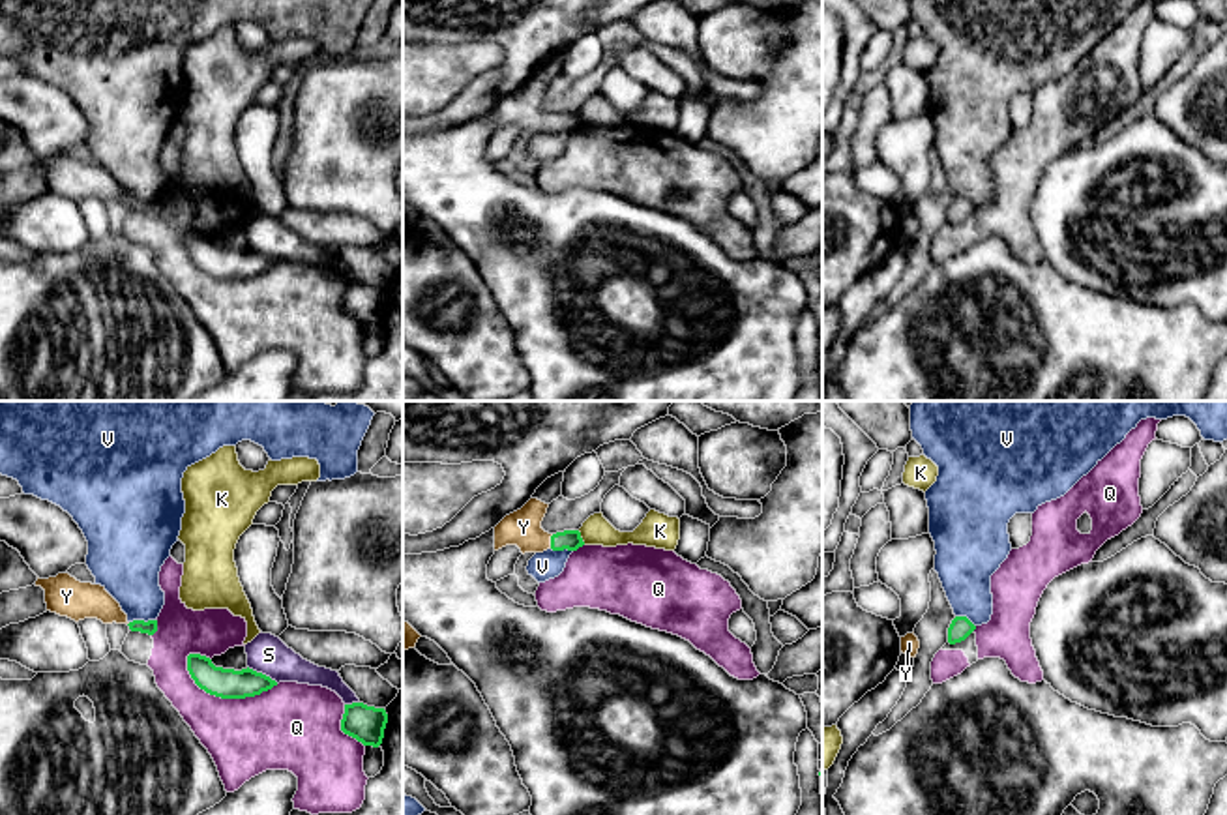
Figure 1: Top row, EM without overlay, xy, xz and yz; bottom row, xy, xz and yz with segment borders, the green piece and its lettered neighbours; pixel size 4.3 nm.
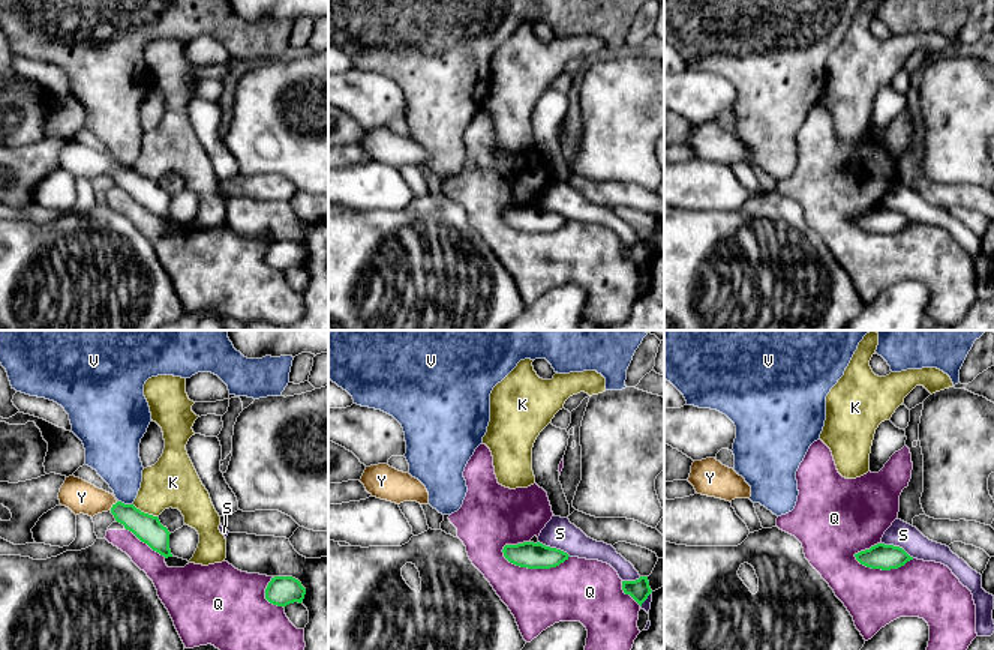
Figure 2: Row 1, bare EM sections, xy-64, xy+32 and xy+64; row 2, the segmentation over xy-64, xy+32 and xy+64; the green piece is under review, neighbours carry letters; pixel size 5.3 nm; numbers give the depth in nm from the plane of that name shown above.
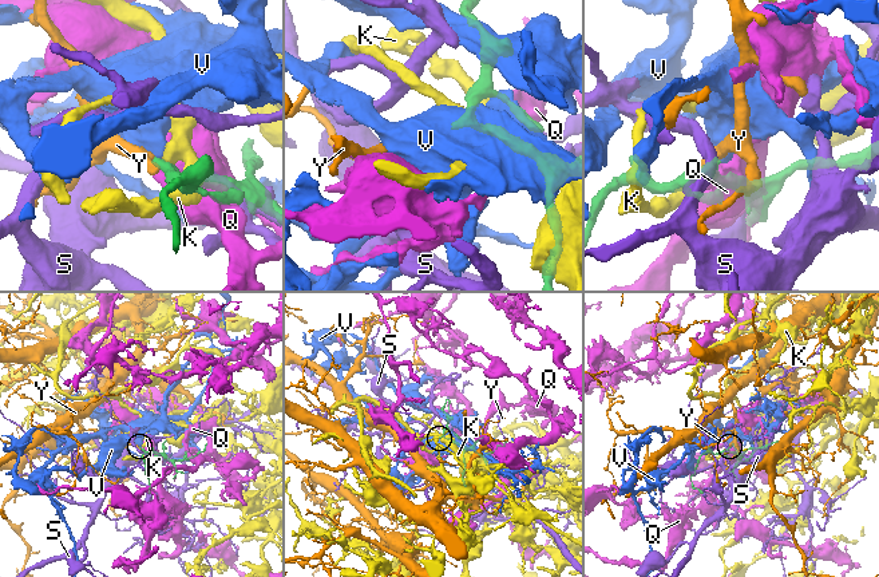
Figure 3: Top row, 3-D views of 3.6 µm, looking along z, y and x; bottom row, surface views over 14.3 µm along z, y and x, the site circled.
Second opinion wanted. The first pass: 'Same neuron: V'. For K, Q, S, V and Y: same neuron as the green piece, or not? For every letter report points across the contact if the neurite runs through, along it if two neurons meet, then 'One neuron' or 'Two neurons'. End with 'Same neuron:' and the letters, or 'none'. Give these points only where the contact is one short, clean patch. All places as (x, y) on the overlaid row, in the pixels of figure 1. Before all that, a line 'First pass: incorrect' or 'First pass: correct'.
First pass: incorrect
K: Two neurons
Q: Two neurons
S: Two neurons
V: Boundary: xy (154, 619), (130, 622). Two neurons
Y: Path across: xz (570, 540), (551, 542), (536, 540), (523, 527). One neuron
Same neuron: Y

